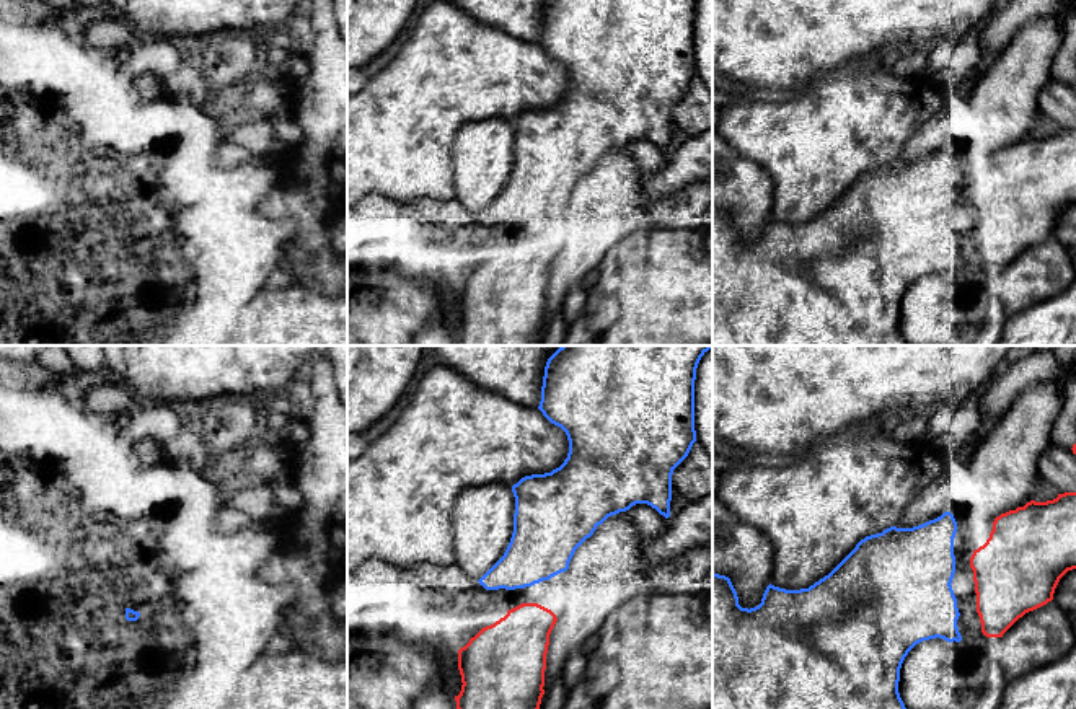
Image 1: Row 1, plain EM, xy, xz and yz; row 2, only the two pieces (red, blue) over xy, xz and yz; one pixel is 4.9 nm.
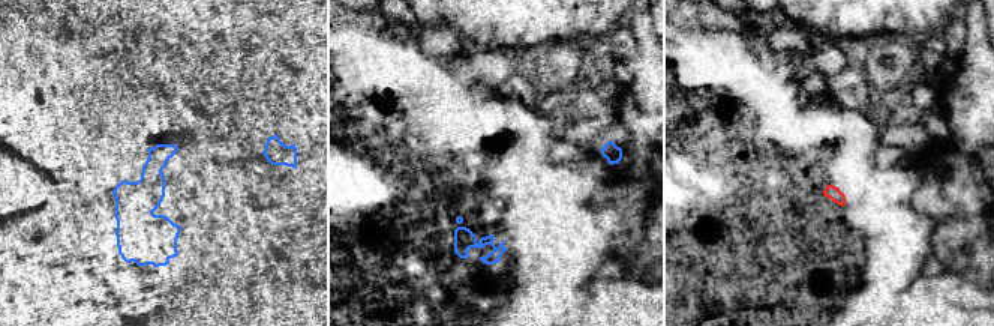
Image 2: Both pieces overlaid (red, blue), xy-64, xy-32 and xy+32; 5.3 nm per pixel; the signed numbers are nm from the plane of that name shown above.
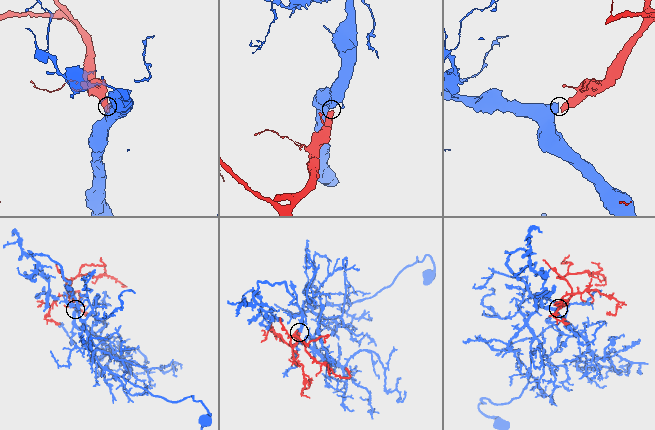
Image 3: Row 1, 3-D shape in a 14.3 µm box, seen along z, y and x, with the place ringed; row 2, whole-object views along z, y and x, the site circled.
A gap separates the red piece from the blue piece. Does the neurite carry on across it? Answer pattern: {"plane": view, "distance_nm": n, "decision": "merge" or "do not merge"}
{"plane": "xz", "distance_nm": 80, "decision": "merge"}

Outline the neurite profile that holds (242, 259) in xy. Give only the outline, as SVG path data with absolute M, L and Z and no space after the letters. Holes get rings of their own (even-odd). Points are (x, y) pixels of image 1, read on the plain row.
M258 210L235 215L207 253L207 292L228 305L248 305L297 236L298 225L290 218L267 218Z

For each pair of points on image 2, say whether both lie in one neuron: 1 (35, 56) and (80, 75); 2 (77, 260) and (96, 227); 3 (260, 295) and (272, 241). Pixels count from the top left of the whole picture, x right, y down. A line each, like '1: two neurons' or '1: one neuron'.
1: one neuron
2: one neuron
3: two neurons

